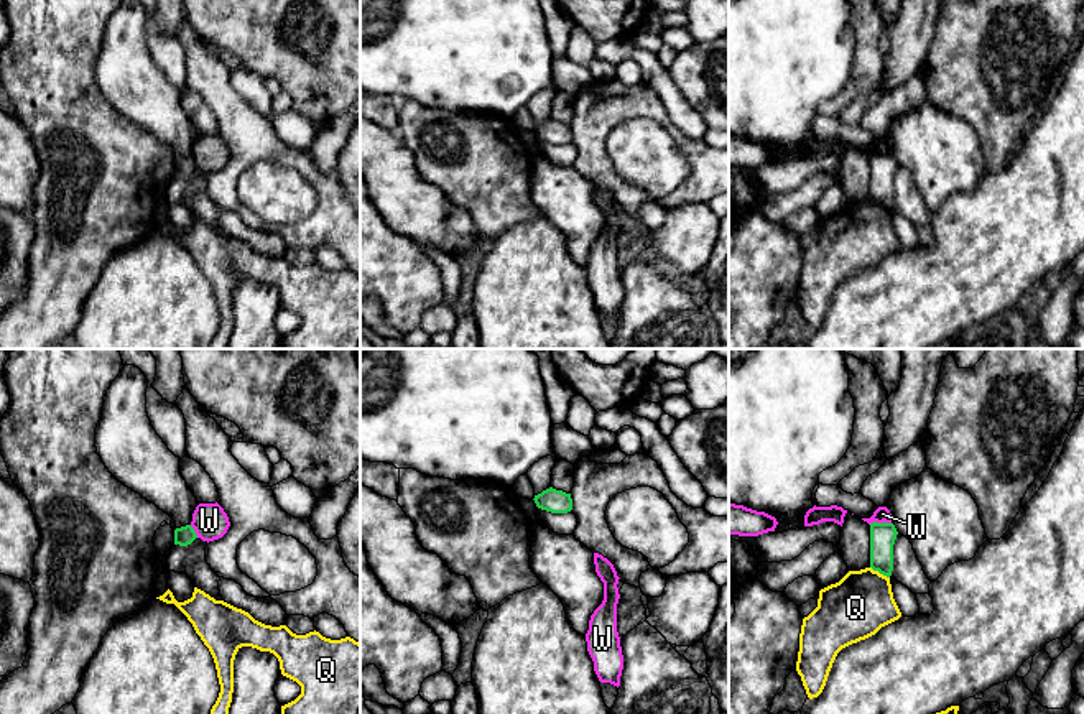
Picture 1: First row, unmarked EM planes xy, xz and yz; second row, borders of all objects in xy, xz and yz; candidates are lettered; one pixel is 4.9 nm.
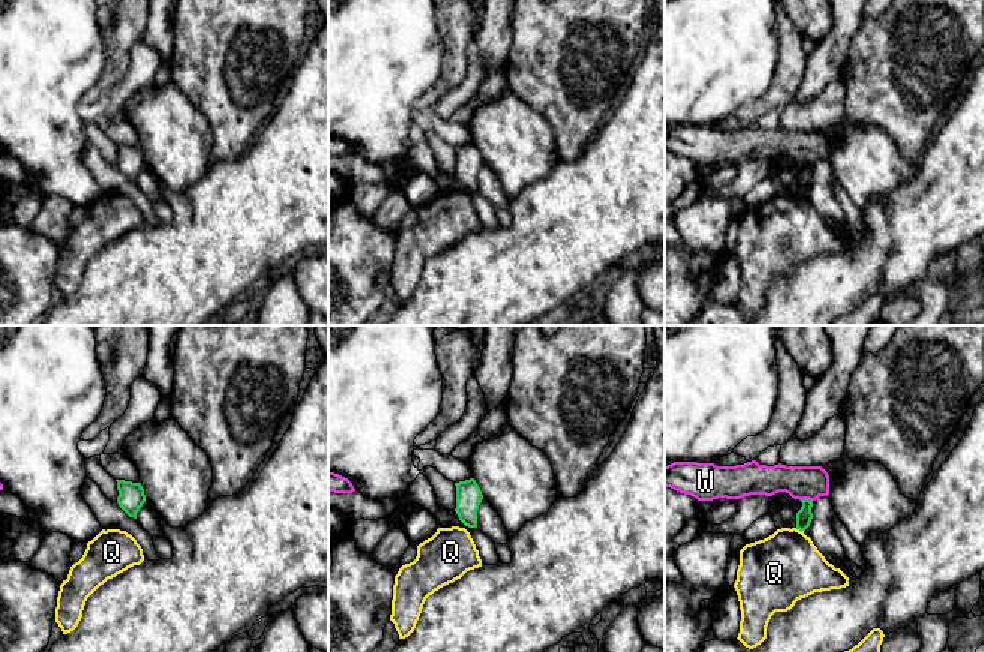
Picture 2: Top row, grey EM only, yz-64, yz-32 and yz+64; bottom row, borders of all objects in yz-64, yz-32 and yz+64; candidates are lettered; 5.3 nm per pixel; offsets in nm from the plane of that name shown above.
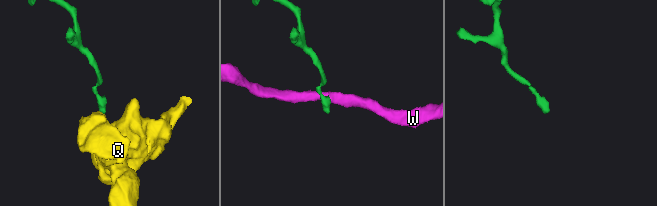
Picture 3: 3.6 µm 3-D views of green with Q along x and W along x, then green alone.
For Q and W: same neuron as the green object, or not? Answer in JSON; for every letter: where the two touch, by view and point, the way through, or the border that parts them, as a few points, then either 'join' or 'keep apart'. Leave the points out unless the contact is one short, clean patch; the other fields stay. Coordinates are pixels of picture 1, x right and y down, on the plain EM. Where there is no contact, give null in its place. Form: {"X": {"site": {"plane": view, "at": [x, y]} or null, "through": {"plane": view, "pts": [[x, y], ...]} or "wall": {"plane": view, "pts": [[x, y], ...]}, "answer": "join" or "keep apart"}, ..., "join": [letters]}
{"Q": {"site": {"plane": "yz", "at": [880, 204]}, "wall": {"plane": "yz", "pts": [[870, 198], [889, 209]]}, "answer": "keep apart"}, "W": {"site": {"plane": "yz", "at": [879, 155]}, "wall": {"plane": "yz", "pts": [[890, 153], [869, 155]]}, "answer": "keep apart"}, "join": []}

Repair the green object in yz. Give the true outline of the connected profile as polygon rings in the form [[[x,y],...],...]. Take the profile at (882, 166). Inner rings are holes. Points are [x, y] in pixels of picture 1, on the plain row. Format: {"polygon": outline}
{"polygon": [[[870,155],[870,199],[890,209],[893,202],[893,176],[896,171],[893,155]]]}

